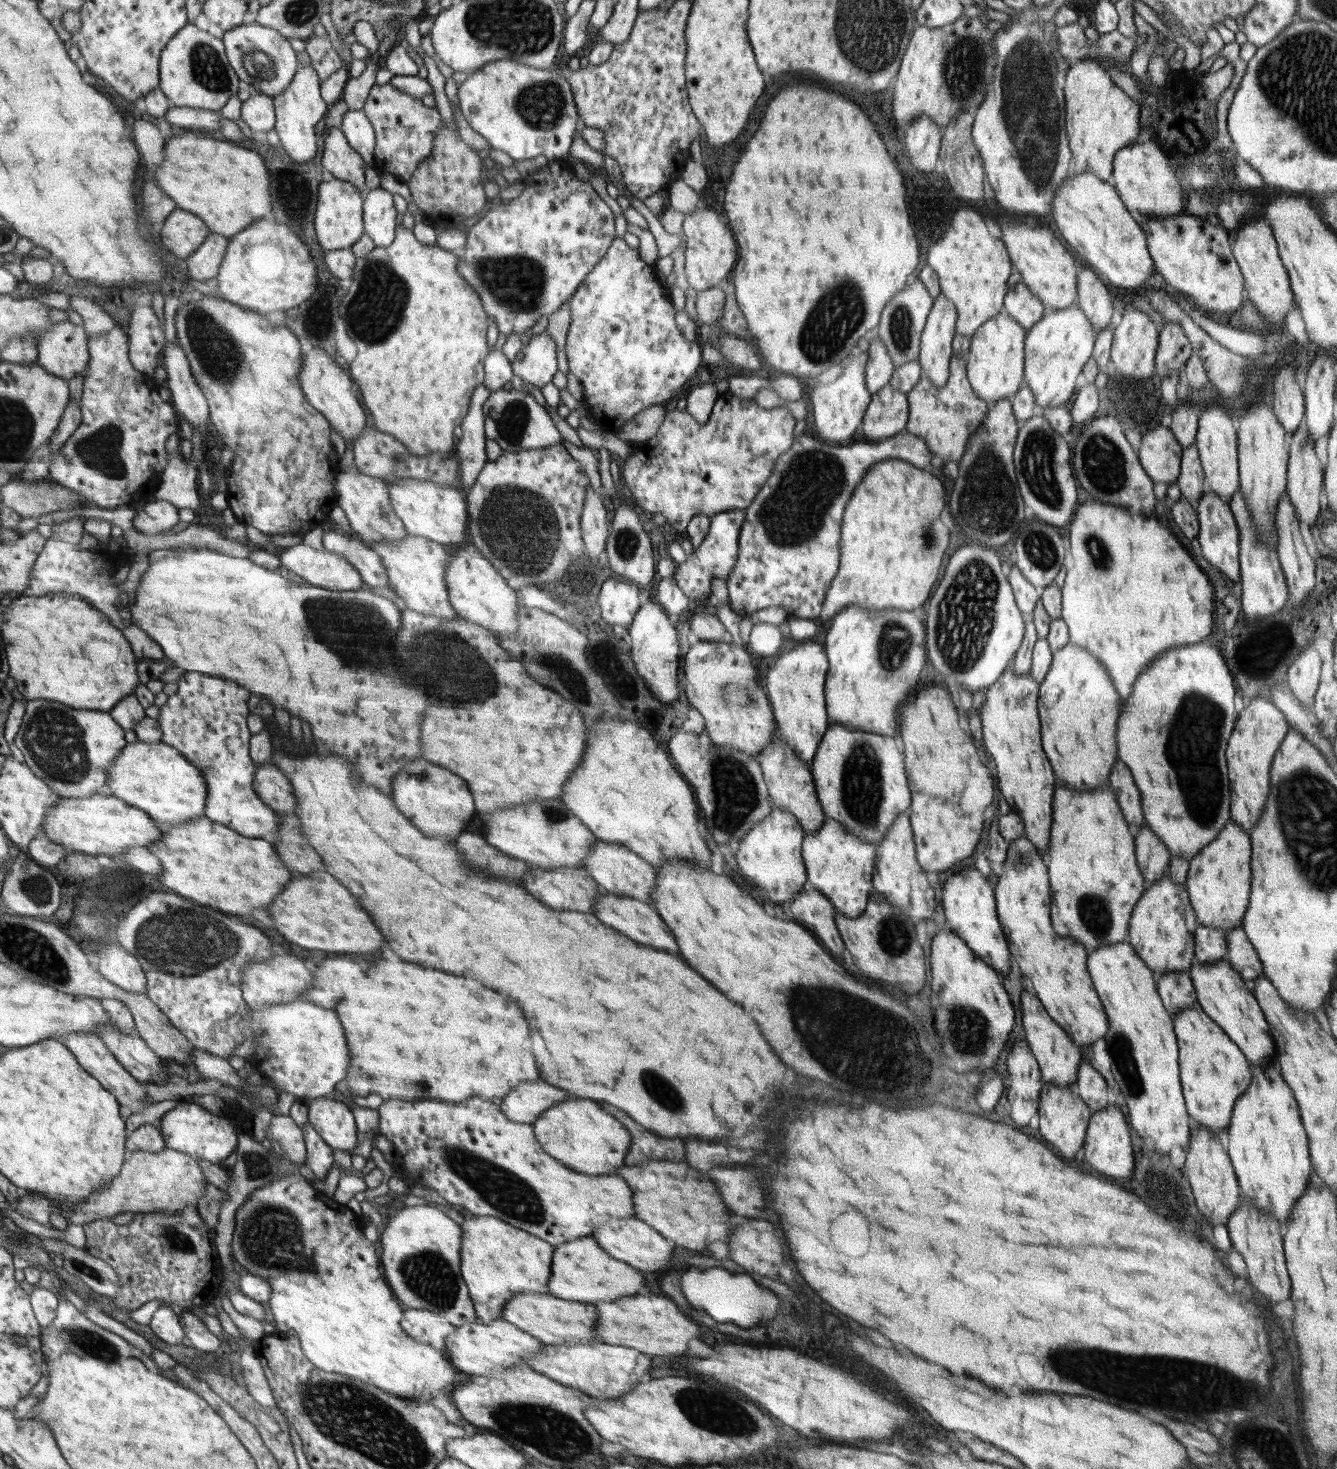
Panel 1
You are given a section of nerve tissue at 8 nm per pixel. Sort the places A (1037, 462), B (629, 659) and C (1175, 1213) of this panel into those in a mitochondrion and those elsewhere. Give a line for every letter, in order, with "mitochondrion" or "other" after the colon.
A: mitochondrion
B: other
C: other

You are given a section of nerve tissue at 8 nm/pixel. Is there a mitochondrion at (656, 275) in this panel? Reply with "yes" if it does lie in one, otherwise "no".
no

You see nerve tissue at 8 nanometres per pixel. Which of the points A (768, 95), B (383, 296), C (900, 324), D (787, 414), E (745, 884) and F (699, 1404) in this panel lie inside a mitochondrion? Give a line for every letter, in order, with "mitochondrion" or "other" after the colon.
A: other
B: mitochondrion
C: mitochondrion
D: other
E: other
F: mitochondrion

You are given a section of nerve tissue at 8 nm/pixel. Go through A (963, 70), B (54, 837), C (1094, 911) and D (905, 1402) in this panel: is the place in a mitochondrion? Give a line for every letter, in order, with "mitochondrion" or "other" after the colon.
A: mitochondrion
B: other
C: mitochondrion
D: other

